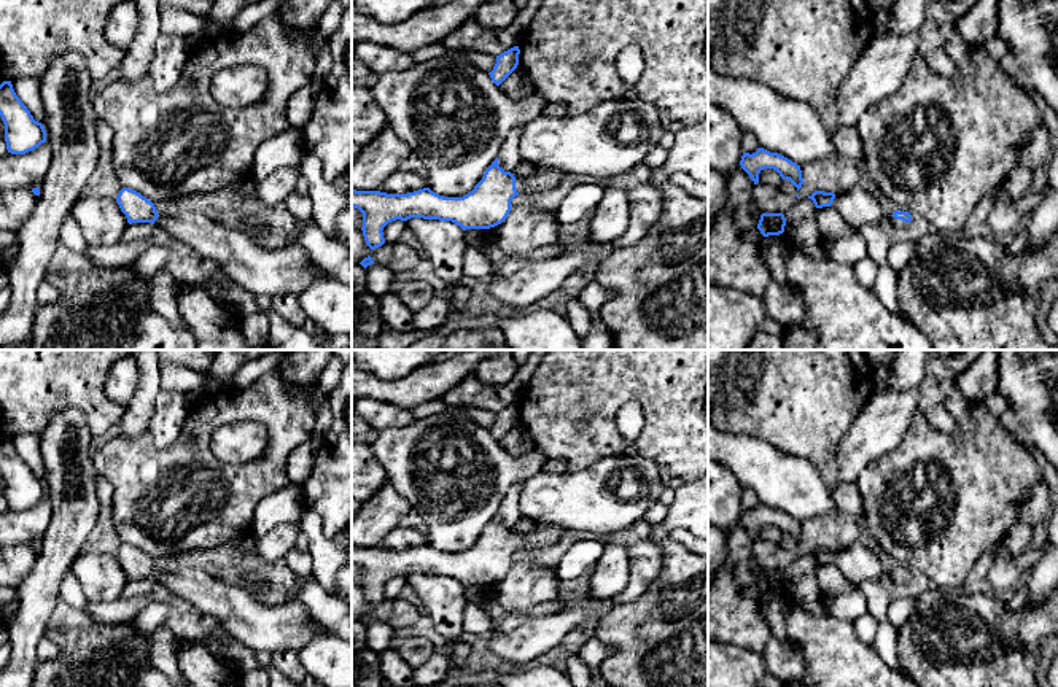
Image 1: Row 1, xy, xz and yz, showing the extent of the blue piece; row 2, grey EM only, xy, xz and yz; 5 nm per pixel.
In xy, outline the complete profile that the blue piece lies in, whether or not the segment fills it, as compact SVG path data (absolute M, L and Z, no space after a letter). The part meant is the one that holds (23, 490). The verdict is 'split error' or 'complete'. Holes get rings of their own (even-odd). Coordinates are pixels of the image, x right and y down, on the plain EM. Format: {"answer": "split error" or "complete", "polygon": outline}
{"answer": "complete", "polygon": "M11 437L0 441L0 472L5 480L6 506L25 510L46 498L46 487L35 477L27 463L16 452Z"}

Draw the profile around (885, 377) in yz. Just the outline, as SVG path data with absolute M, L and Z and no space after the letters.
M897 353L886 356L880 366L873 366L875 393L902 393L905 388L897 380L896 372Z

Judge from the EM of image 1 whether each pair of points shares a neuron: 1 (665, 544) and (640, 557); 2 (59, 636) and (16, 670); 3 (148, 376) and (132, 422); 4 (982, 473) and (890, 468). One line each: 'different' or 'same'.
1: different
2: different
3: same
4: same

